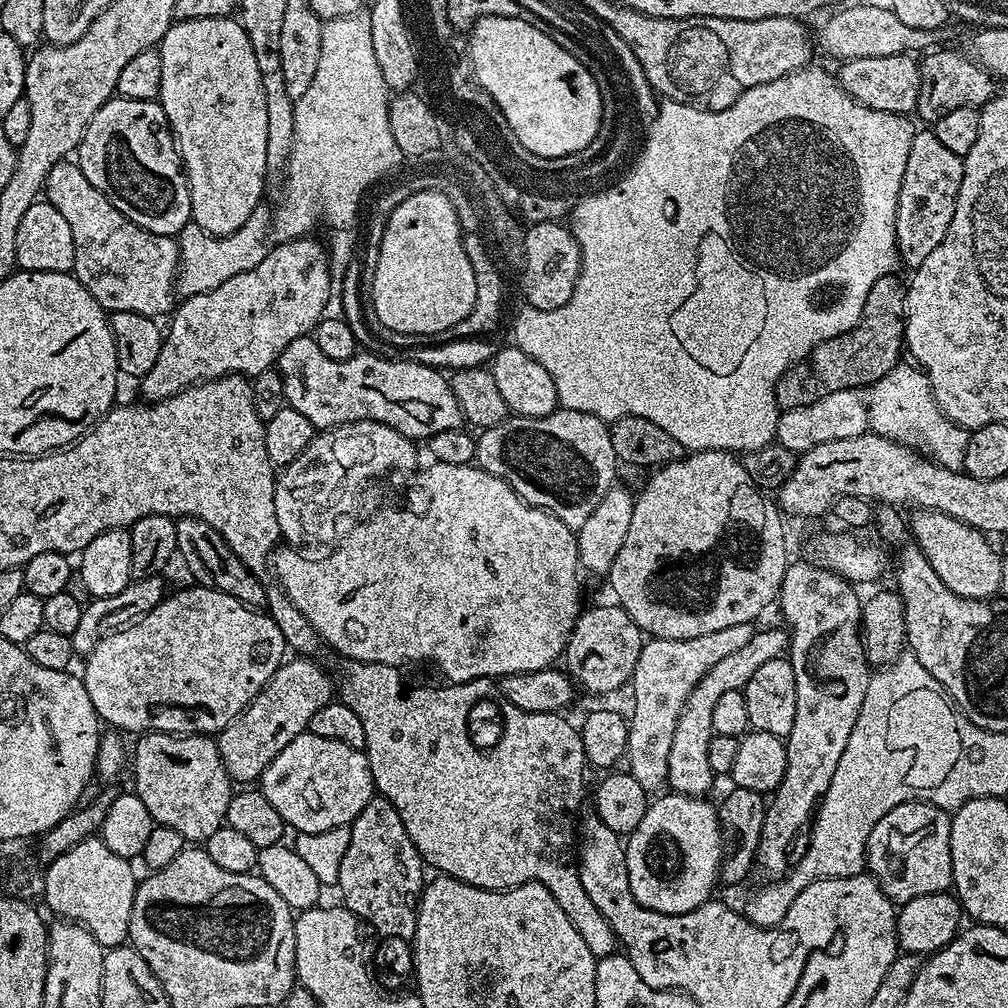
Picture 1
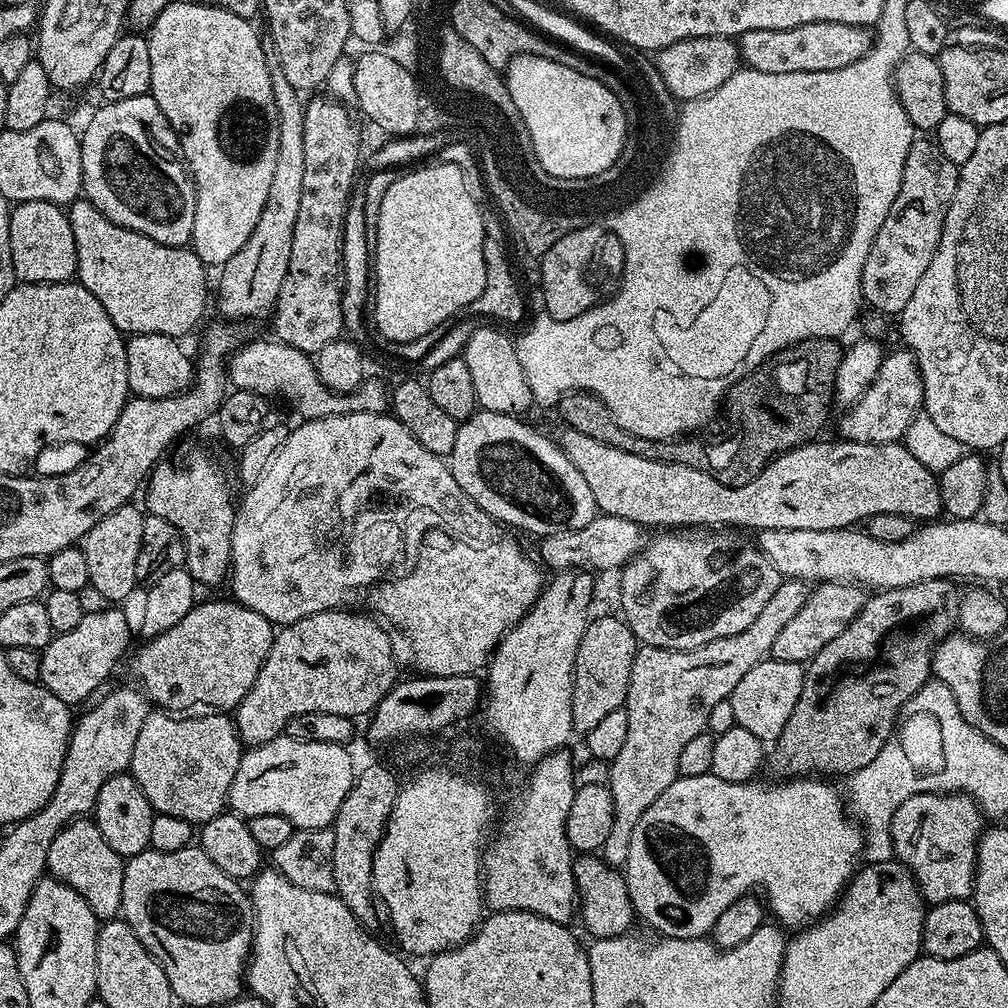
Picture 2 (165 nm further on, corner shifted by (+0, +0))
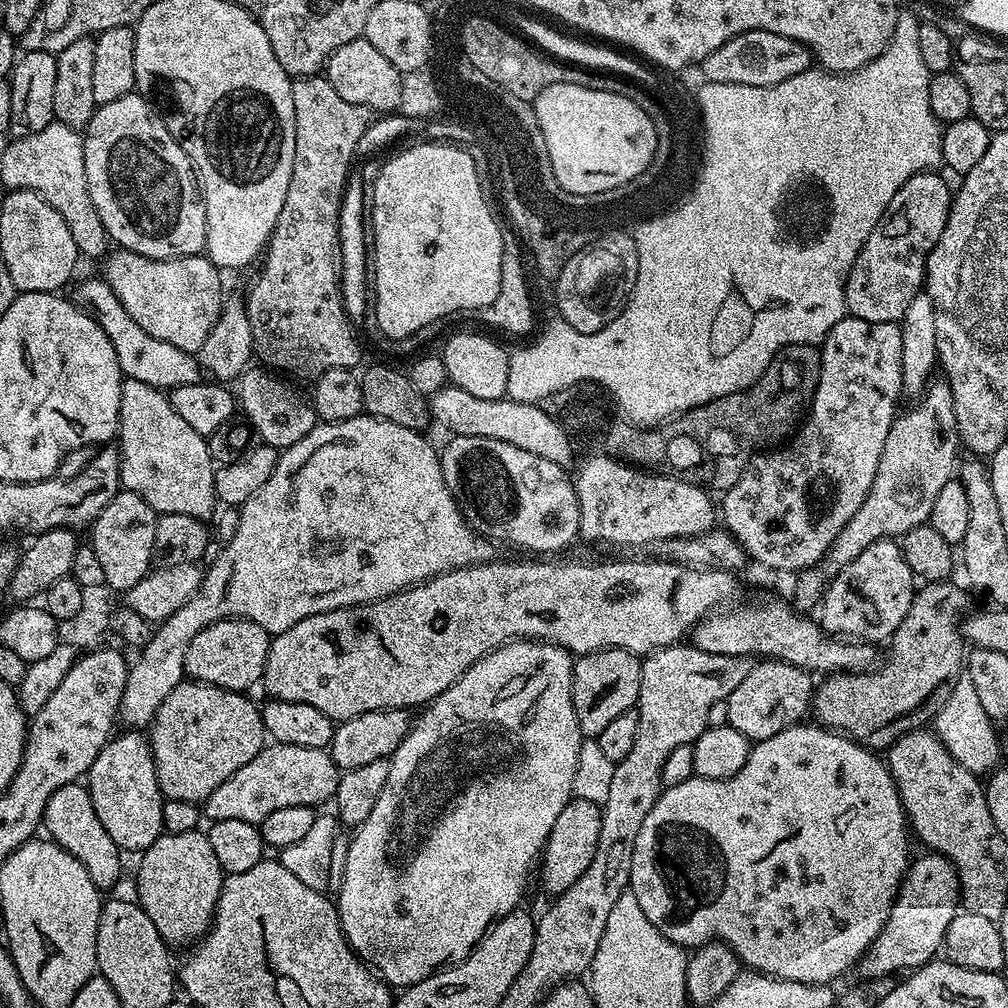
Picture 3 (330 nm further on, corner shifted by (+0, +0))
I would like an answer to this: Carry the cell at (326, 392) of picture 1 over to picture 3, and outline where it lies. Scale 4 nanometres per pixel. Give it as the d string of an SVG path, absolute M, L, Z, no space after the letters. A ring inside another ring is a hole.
M97 278L82 281L74 300L84 311L91 312L96 317L98 326L106 330L106 338L110 338L114 352L118 354L120 371L127 379L146 382L146 386L161 390L197 383L199 376L196 375L201 375L202 372L197 357L191 352L178 350L178 346L170 346L170 342L162 342L162 338L154 338L154 334L146 334L146 330L142 330L142 326L138 326L138 322L134 322L130 314L126 314L126 306L118 302L107 280Z

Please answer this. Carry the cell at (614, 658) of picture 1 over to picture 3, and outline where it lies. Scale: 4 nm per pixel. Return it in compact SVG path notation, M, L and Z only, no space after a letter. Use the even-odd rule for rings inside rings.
M600 648L575 657L572 666L572 701L581 737L595 738L618 714L633 711L640 689L641 657L624 648Z

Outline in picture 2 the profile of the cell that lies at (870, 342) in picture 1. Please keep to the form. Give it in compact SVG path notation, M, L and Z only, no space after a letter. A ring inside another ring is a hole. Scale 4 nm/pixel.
M835 339L803 340L797 344L791 344L789 348L784 348L728 389L722 401L724 421L721 422L720 428L709 427L707 430L700 430L695 434L689 434L673 441L647 440L630 434L625 428L621 428L618 421L613 418L612 411L604 405L603 399L586 390L568 392L561 398L558 411L567 427L578 430L590 438L598 438L598 442L615 444L618 450L626 450L630 454L638 454L642 458L689 464L698 470L706 470L711 476L718 478L718 482L722 482L726 486L746 486L746 482L753 480L772 459L779 456L781 452L789 452L792 448L801 448L804 444L809 443L817 435L815 432L823 426L824 419L828 416L828 407L833 407L834 404L836 371L842 355L841 345L836 344L839 343Z

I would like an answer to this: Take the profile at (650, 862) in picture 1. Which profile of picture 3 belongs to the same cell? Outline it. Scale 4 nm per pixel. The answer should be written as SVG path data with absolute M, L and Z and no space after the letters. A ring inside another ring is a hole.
M815 722L804 723L794 723L770 738L755 741L746 758L746 766L730 778L711 780L694 774L678 786L664 788L650 814L646 814L638 838L634 838L634 862L630 862L628 882L634 898L638 898L638 906L642 906L642 914L658 926L667 940L681 946L699 946L719 938L732 945L749 969L803 984L831 985L832 980L861 963L864 953L880 933L880 925L890 907L888 876L899 877L910 863L910 825L896 790L896 781L892 779L887 763L881 757L879 760L873 749L853 740L843 731L825 728Z

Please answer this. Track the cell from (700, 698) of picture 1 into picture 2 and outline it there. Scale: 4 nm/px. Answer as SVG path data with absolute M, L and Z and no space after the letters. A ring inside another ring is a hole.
M825 584L813 587L808 594L807 602L790 618L790 623L778 633L778 638L774 638L771 659L781 660L782 662L794 662L795 664L804 664L813 660L826 646L826 642L834 642L850 622L862 610L866 599L866 592L863 587L855 584Z

